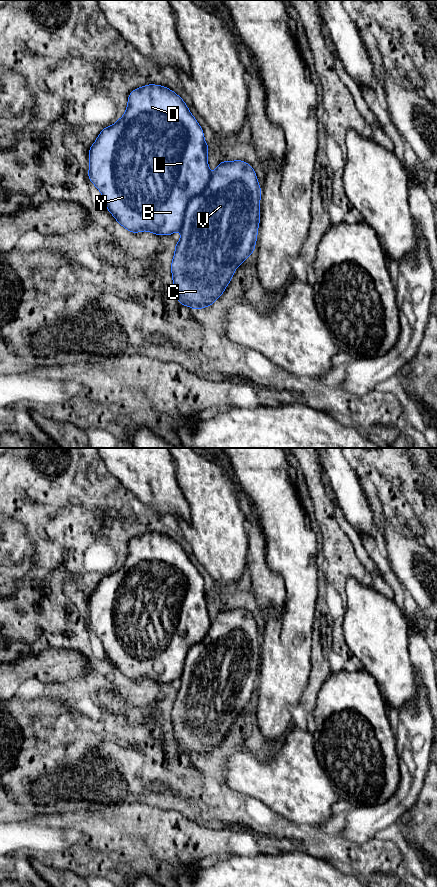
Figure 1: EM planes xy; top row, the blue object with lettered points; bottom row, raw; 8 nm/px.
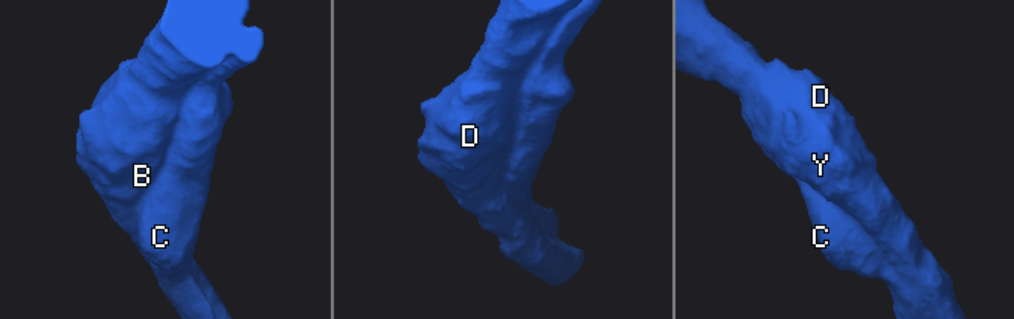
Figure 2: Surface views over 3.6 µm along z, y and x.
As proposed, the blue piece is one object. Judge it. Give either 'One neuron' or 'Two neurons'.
One neuron

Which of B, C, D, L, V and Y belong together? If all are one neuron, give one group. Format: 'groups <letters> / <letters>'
groups B C D L V Y

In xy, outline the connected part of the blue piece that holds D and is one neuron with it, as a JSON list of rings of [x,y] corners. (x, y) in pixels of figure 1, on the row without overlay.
[[[148,532],[133,538],[129,542],[127,556],[123,565],[119,566],[115,572],[105,575],[94,592],[89,596],[88,625],[101,640],[108,659],[121,674],[131,681],[150,679],[156,683],[172,683],[178,678],[181,679],[181,686],[175,693],[175,701],[171,711],[173,737],[179,751],[191,755],[192,758],[213,753],[213,750],[223,742],[236,716],[254,701],[260,670],[261,635],[258,632],[255,618],[242,608],[230,610],[221,608],[216,618],[211,622],[207,608],[208,597],[209,594],[204,588],[204,580],[190,561],[183,547],[169,536],[154,532]]]

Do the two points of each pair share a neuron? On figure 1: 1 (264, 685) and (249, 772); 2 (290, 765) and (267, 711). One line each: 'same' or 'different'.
1: different
2: different

